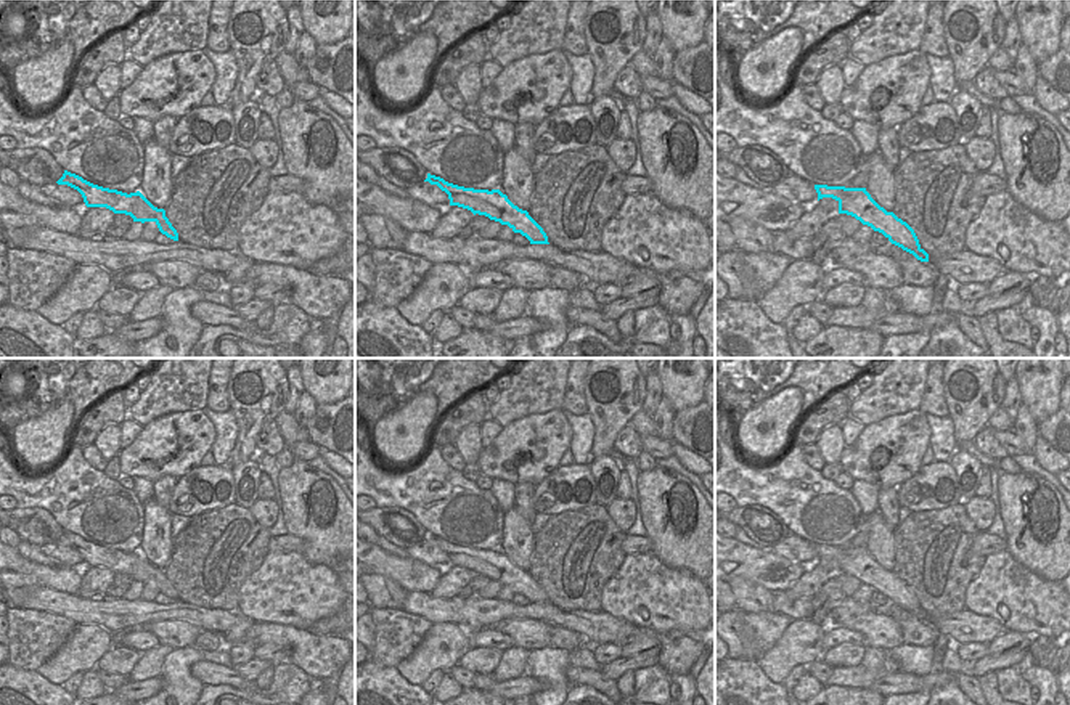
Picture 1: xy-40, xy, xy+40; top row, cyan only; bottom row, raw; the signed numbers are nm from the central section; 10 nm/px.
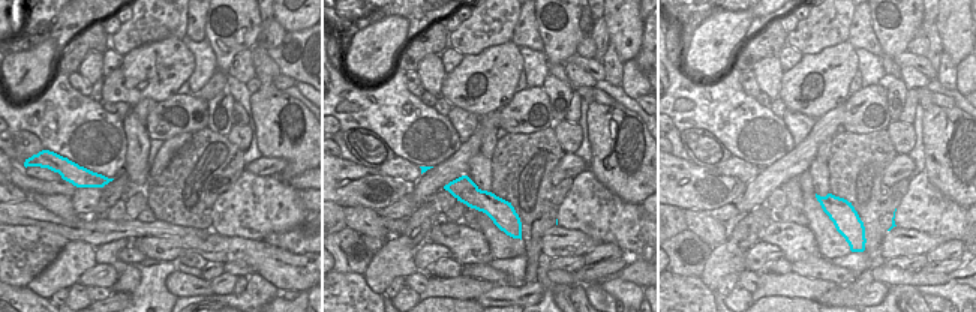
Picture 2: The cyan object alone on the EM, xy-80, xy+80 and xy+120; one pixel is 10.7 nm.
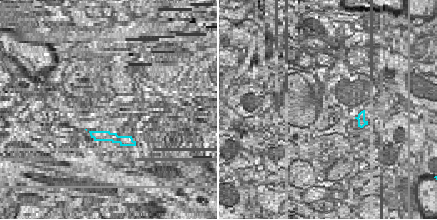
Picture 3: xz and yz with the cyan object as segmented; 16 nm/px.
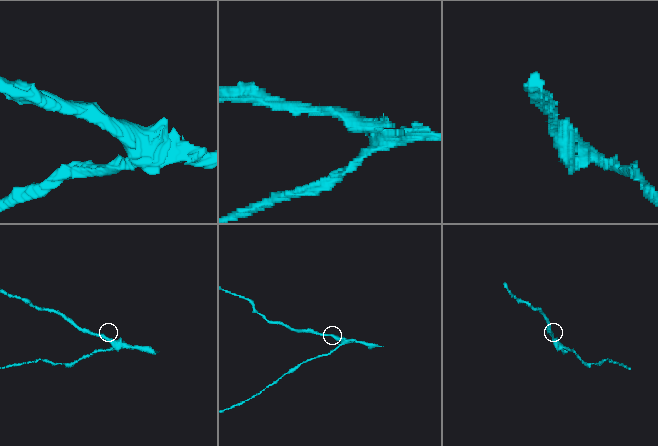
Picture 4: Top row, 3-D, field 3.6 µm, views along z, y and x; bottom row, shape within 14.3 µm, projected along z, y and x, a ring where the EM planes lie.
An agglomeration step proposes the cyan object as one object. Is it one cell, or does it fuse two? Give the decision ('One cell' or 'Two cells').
One cell.

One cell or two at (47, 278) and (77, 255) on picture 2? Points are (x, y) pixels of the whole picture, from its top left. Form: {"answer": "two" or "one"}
{"answer": "one"}

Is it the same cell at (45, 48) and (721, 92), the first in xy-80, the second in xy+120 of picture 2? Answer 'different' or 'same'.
different

